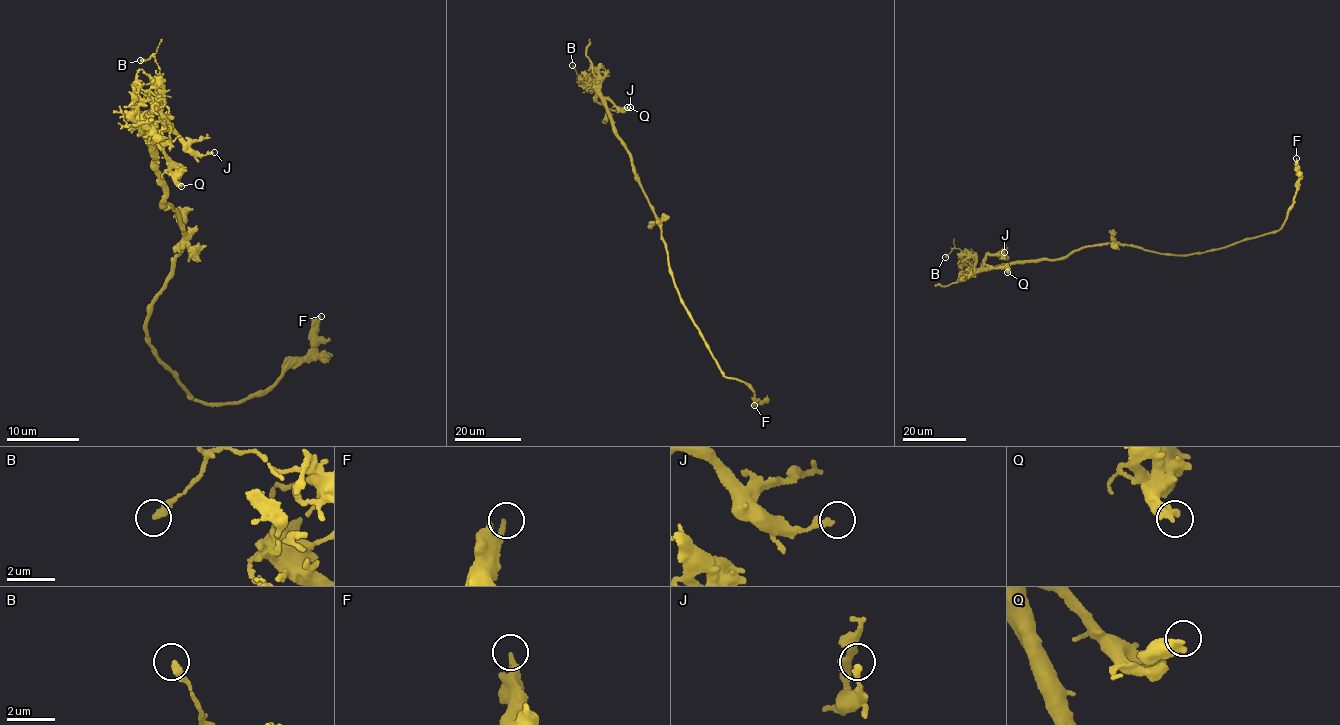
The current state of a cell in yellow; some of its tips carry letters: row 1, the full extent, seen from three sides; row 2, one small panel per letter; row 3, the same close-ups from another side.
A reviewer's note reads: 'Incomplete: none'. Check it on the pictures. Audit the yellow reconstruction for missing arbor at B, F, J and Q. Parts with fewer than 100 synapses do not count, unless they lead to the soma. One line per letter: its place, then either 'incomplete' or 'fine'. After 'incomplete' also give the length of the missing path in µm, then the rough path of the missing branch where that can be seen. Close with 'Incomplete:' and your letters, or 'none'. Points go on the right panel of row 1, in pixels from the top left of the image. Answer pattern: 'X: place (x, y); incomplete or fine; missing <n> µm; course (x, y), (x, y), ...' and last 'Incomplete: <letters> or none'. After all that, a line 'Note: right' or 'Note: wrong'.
B: place (945, 257); fine
F: place (1296, 158); fine
J: place (1004, 252); fine
Q: place (1007, 272); fine
Incomplete: none
Note: right

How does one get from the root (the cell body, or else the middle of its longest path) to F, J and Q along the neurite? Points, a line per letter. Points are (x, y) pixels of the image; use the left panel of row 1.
F: (169, 281), (146, 306), (144, 340), (191, 399), (239, 404), (263, 392), (307, 354), (313, 322), (321, 316)
J: (169, 281), (190, 242), (177, 208), (165, 206), (151, 116), (165, 115), (192, 150), (214, 152)
Q: (169, 281), (190, 242), (177, 208), (165, 206), (169, 189), (156, 144), (173, 161), (181, 186)

